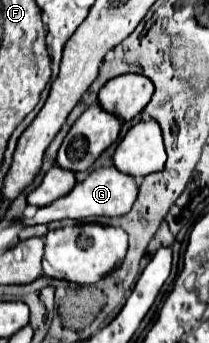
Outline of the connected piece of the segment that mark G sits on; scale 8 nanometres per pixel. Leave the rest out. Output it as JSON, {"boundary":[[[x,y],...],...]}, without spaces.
{"boundary":[[[116,166],[110,168],[98,168],[94,172],[88,174],[88,178],[84,182],[78,182],[74,186],[72,192],[68,192],[68,196],[62,196],[58,200],[54,200],[52,204],[38,208],[34,218],[20,218],[20,222],[24,224],[48,224],[52,220],[62,220],[62,218],[88,218],[88,216],[122,216],[126,212],[130,212],[134,200],[138,198],[138,182],[134,176],[128,176],[120,170],[116,170]]]}

